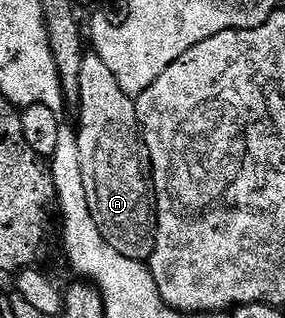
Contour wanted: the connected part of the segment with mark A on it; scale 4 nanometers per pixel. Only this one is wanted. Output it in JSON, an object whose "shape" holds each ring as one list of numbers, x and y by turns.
{"shape":[[93,52,84,53,81,64,79,109,79,147,81,176,85,179,85,200,93,212,101,236,121,256,147,262,155,247,155,188,151,184,151,161,143,132,139,128,136,99,121,92,105,60]]}

